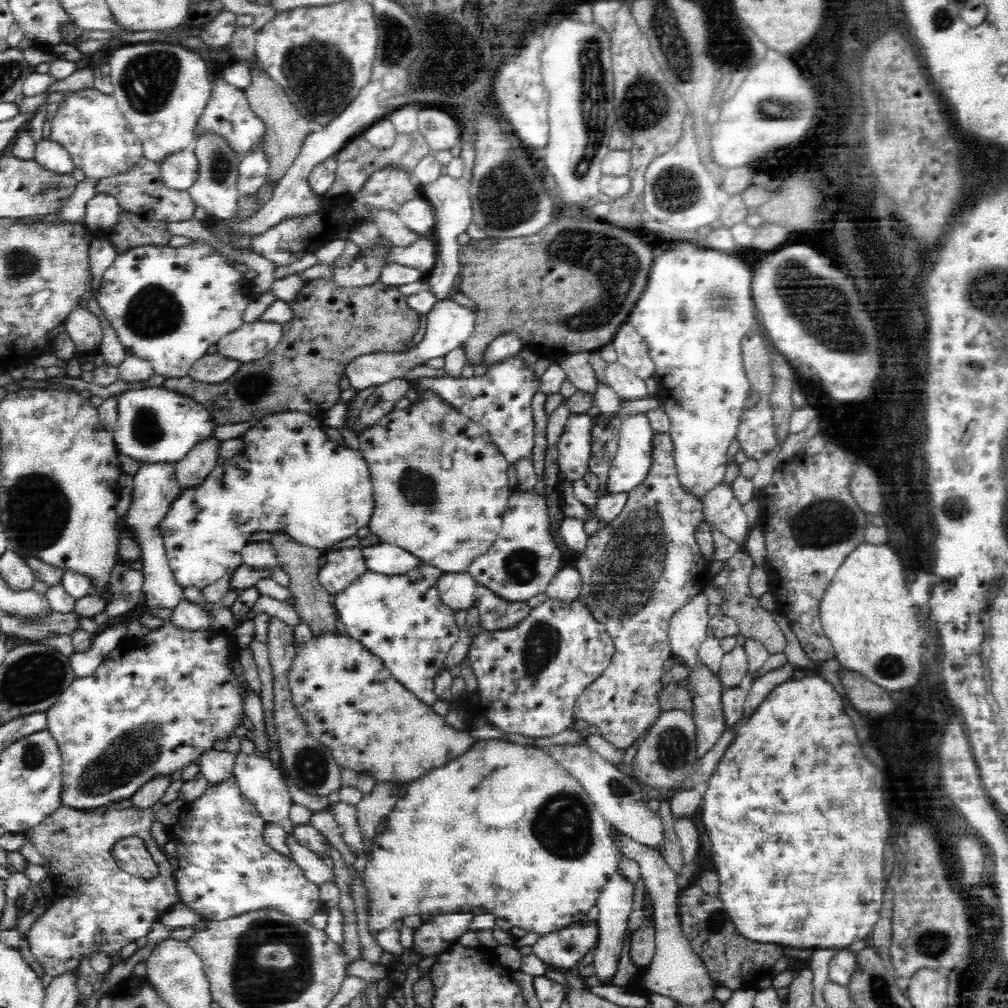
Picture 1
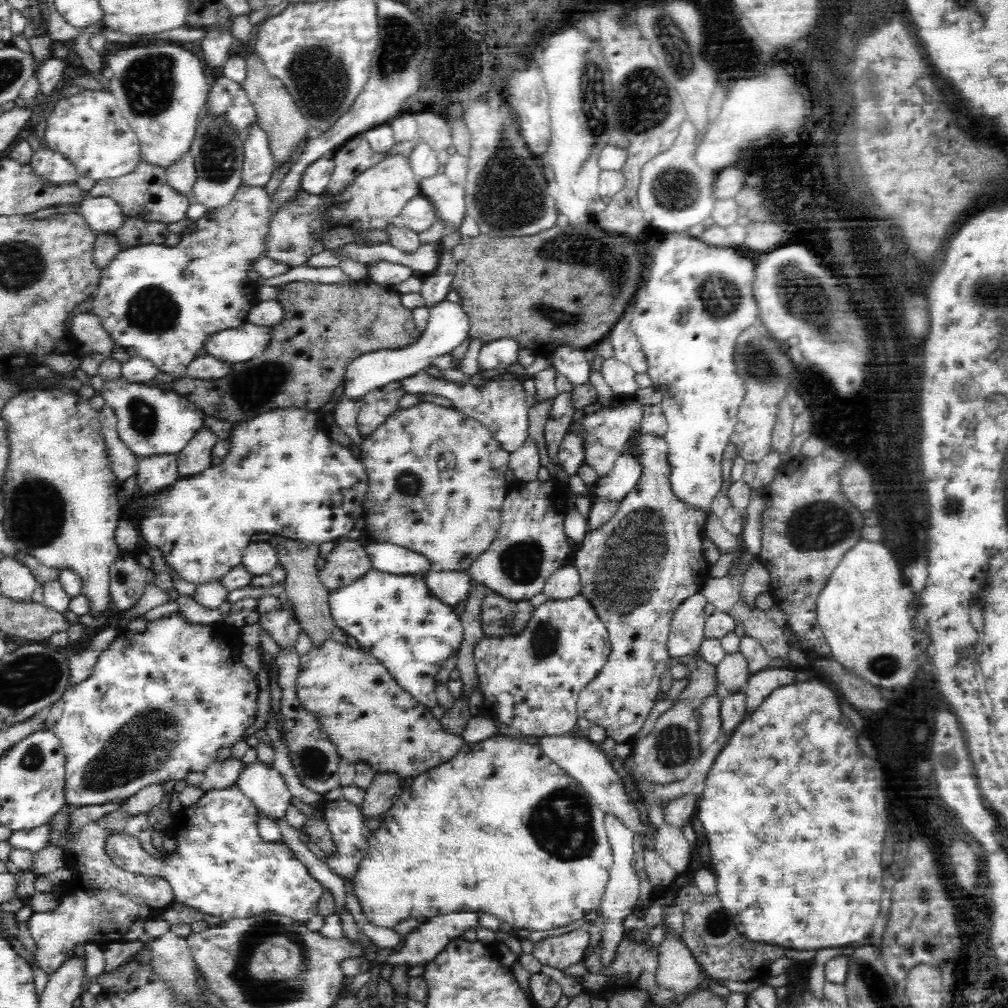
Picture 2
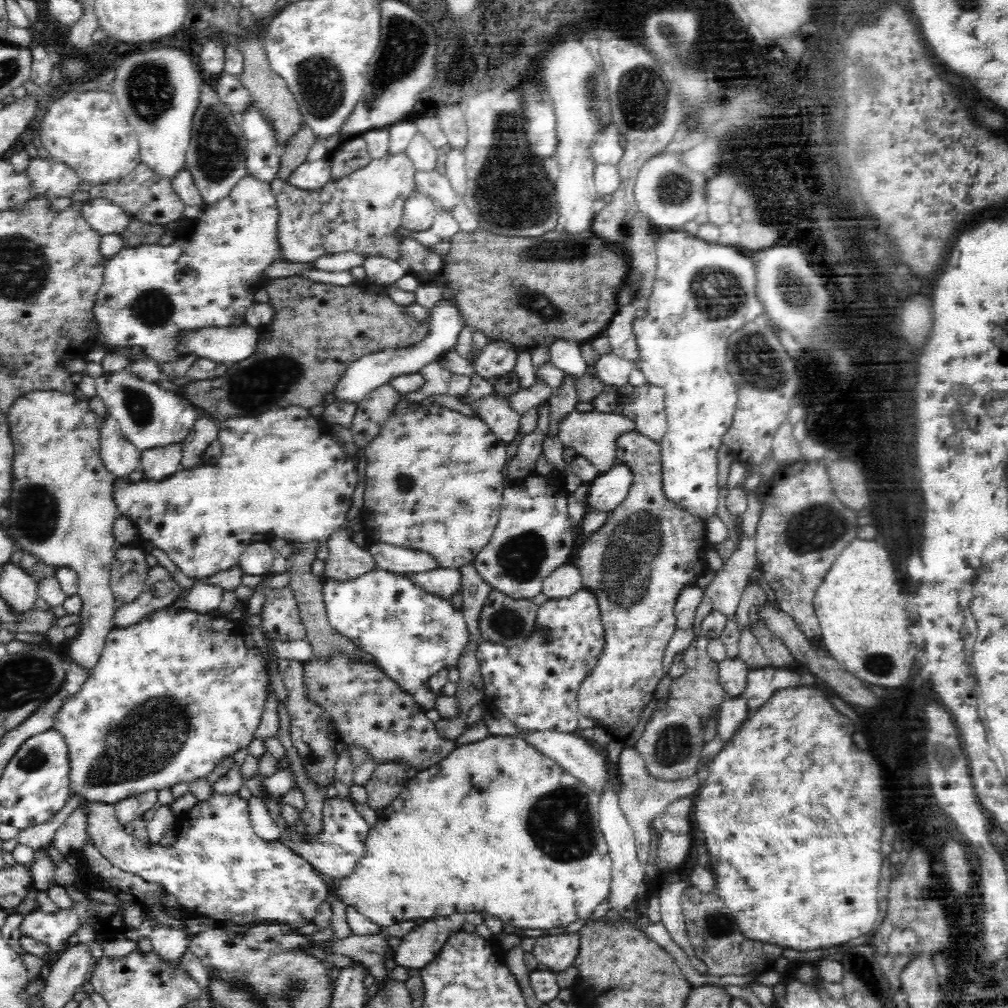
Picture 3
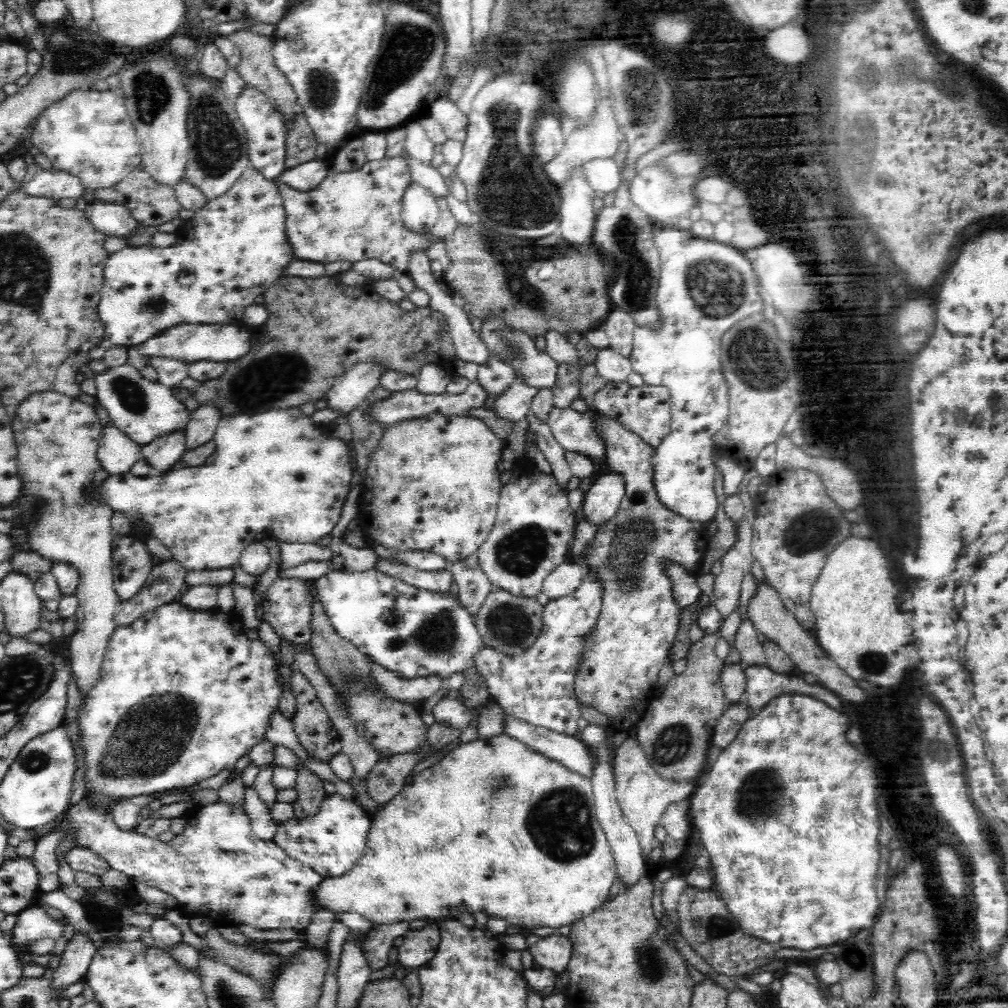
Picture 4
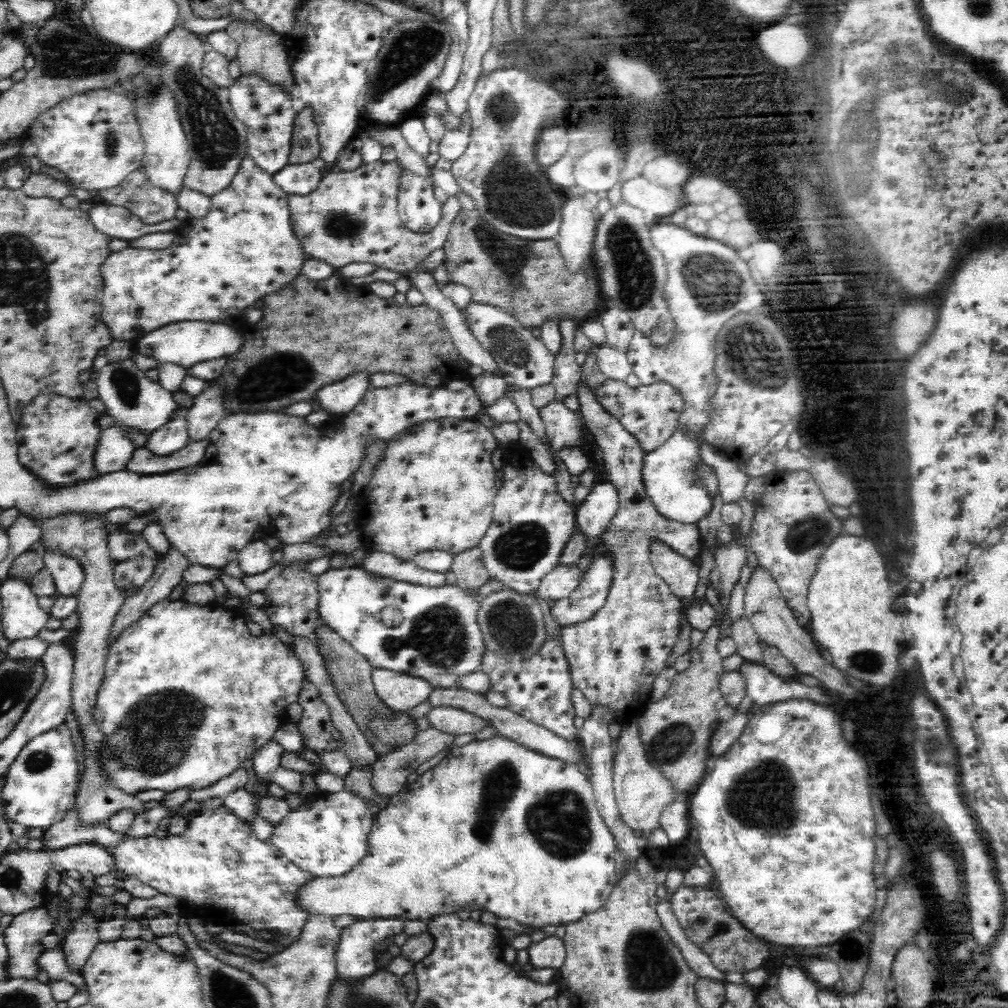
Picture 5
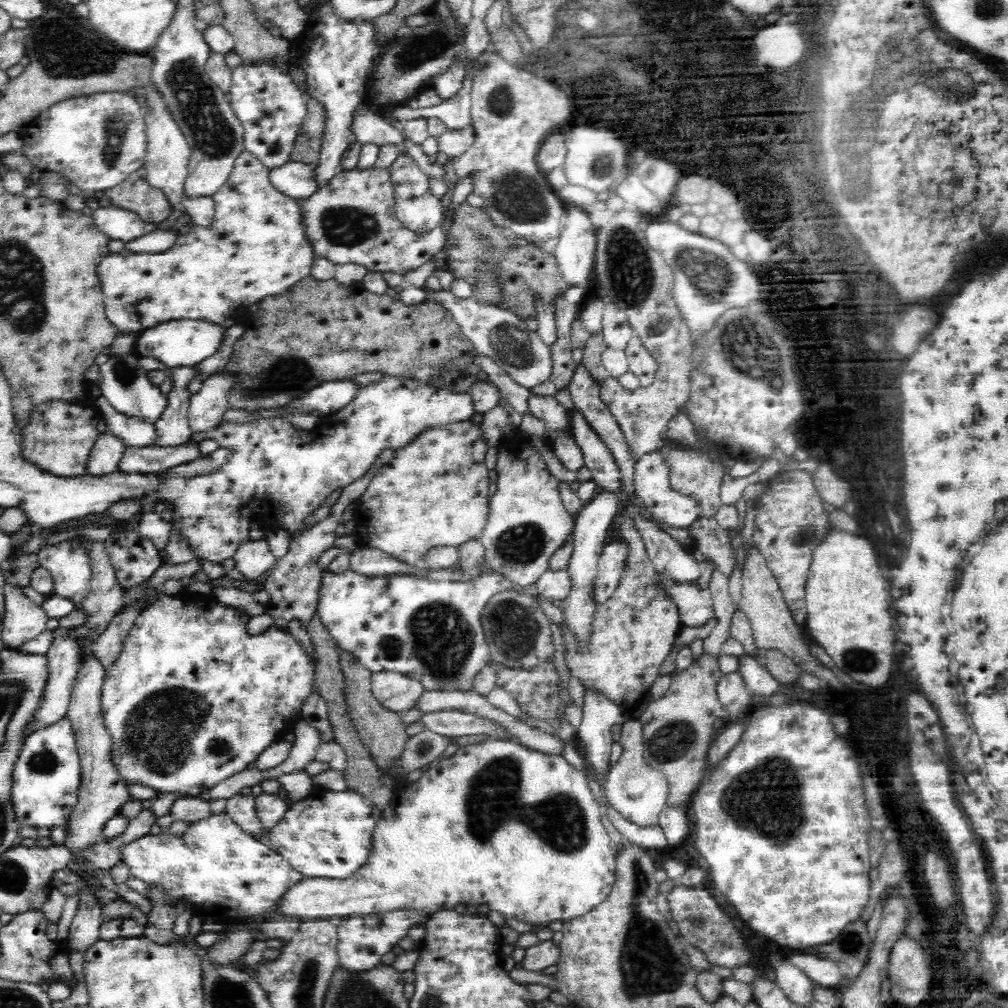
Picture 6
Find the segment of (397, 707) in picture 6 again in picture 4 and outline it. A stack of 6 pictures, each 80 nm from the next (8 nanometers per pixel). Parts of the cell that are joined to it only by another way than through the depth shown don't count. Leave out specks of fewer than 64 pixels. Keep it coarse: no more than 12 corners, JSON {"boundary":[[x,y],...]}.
{"boundary":[[378,664],[371,677],[390,701],[420,704],[438,676],[400,678]]}

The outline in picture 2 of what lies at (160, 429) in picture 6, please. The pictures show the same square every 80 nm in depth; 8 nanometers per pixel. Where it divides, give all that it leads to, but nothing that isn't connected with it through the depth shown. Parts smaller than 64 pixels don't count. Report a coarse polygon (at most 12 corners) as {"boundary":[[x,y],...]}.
{"boundary":[[176,454],[141,458],[139,492],[154,494],[180,476]]}

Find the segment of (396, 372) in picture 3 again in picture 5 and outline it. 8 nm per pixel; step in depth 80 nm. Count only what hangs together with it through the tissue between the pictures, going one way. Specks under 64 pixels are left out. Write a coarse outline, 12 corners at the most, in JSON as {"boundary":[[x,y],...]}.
{"boundary":[[359,373],[322,387],[314,401],[336,417],[350,412],[371,386]]}

